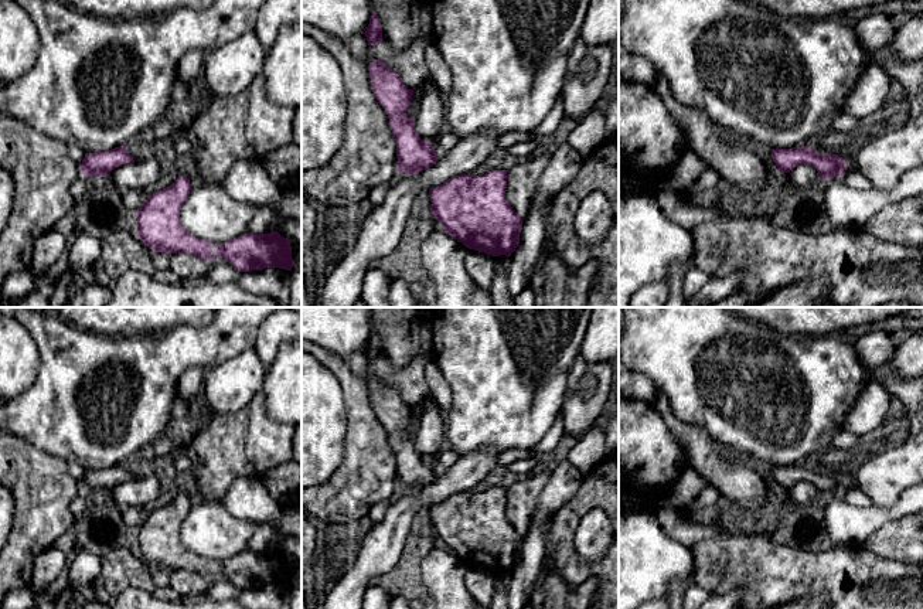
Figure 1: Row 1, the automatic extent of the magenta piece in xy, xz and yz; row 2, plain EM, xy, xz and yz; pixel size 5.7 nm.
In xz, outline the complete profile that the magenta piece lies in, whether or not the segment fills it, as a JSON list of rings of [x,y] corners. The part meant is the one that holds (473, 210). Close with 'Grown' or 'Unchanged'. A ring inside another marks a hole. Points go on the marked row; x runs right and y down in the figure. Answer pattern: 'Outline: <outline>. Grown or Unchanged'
Outline: [[[507,171],[462,174],[432,187],[430,214],[466,248],[511,256],[520,242],[521,217],[505,198]]]. Unchanged

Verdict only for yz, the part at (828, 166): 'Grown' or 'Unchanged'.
Unchanged

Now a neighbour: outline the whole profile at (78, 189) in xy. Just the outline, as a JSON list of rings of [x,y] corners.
[[[81,174],[71,186],[69,193],[75,200],[82,198],[89,190],[89,180],[86,176]]]

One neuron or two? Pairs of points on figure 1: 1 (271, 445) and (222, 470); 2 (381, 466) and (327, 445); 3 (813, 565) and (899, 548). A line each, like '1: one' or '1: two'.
1: one
2: two
3: two

